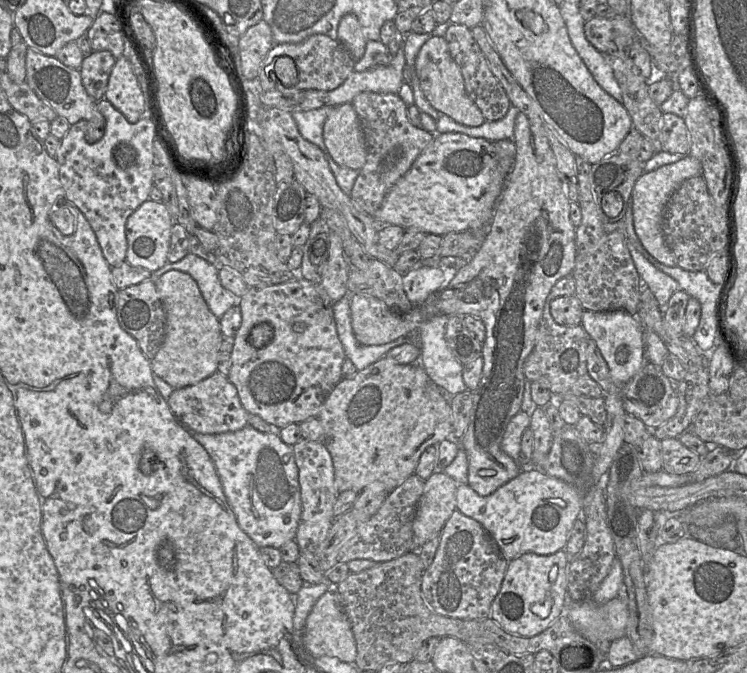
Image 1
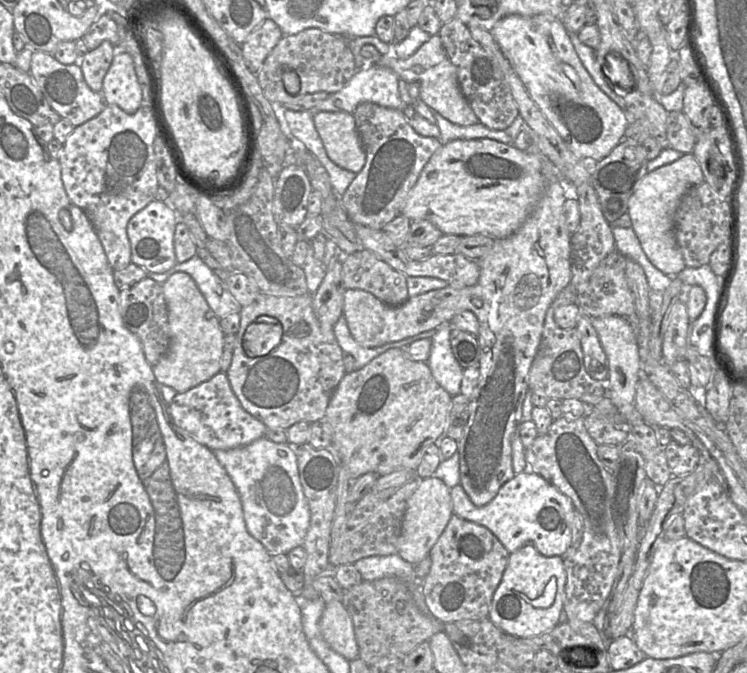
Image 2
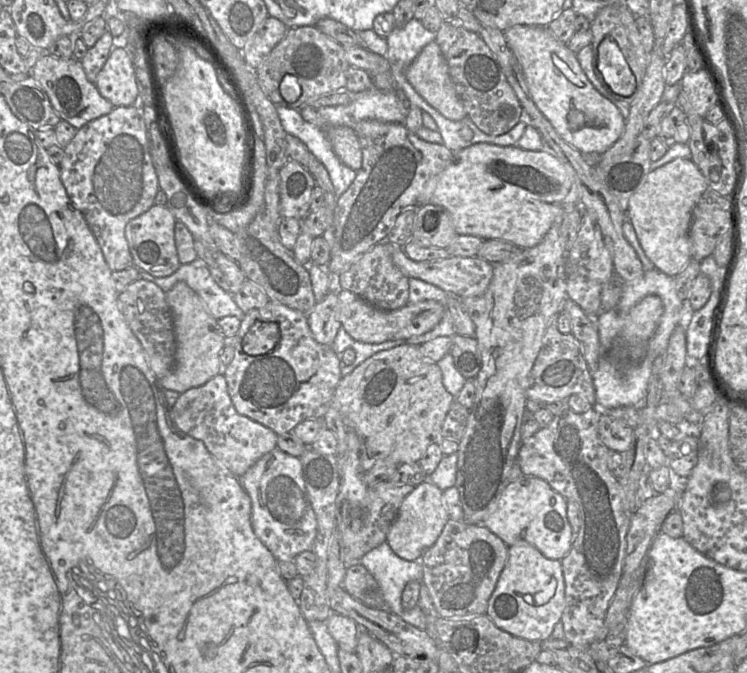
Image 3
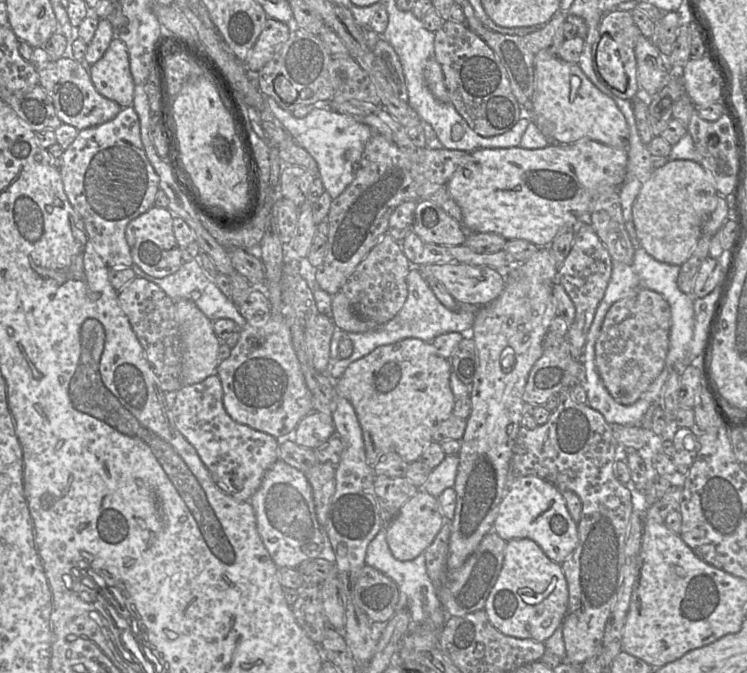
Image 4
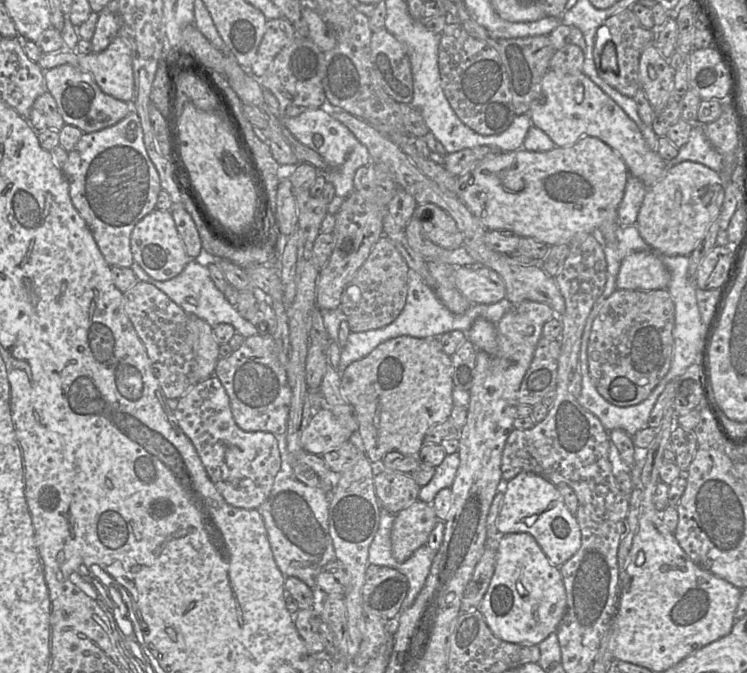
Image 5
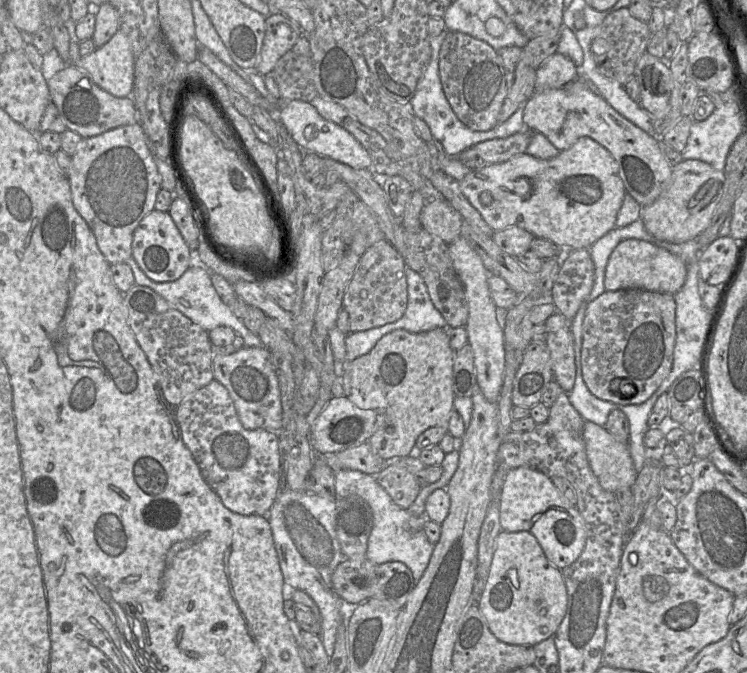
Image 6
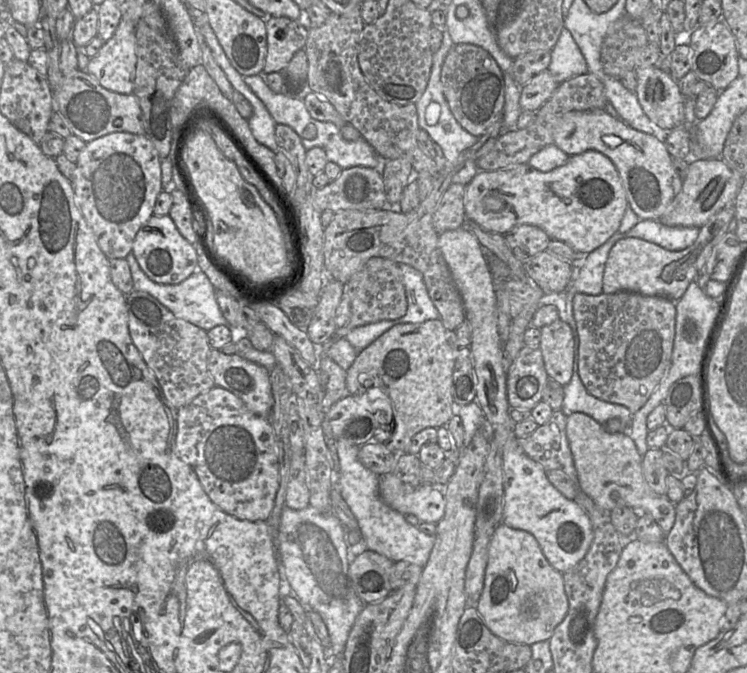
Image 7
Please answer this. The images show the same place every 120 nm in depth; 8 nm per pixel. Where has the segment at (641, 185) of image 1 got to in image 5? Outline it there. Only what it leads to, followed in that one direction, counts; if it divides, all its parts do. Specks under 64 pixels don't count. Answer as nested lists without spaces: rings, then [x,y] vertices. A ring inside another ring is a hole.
[[[684,161],[669,166],[663,177],[648,187],[636,220],[644,241],[656,252],[667,256],[688,256],[721,212],[726,184],[707,166]]]

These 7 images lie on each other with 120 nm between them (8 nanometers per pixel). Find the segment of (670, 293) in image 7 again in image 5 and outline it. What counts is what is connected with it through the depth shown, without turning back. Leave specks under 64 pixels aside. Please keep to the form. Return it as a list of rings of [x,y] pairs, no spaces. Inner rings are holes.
[[[637,251],[626,256],[620,265],[620,269],[616,278],[617,289],[625,290],[656,290],[667,288],[671,274],[667,267],[658,257],[659,252]]]

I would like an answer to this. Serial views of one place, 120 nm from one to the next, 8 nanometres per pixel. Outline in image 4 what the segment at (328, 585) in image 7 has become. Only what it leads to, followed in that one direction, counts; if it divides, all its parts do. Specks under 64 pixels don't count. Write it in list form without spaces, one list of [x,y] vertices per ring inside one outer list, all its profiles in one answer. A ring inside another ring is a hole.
[[[278,459],[267,471],[261,486],[249,502],[255,511],[258,533],[278,568],[297,568],[302,562],[322,554],[326,547],[327,534],[318,521],[312,487],[303,472]]]

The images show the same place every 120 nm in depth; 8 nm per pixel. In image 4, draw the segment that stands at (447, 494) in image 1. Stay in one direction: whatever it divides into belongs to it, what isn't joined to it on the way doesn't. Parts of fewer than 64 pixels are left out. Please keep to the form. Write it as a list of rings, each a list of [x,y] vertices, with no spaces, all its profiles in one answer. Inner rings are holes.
[[[422,489],[409,499],[399,510],[395,518],[385,523],[385,534],[388,547],[399,561],[410,561],[415,559],[433,542],[444,523],[437,499]]]

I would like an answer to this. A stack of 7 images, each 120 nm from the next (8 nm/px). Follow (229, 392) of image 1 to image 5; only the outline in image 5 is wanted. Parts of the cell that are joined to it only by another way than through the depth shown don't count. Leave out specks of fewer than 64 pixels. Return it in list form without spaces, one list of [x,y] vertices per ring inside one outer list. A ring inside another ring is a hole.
[[[215,375],[192,386],[178,399],[173,413],[223,499],[237,508],[258,509],[268,499],[276,475],[281,470],[282,462],[275,435],[239,428],[232,415],[228,394]]]

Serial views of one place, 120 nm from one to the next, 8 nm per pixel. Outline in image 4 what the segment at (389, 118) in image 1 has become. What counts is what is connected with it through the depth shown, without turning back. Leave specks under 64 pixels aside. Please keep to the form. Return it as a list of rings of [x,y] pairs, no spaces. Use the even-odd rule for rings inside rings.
[[[374,133],[362,153],[355,178],[332,200],[327,217],[327,252],[323,263],[316,270],[316,282],[319,287],[330,295],[339,292],[358,264],[388,232],[393,211],[404,202],[420,201],[420,184],[431,182],[447,185],[469,153],[471,152],[445,148],[432,150],[427,147],[416,147],[412,152],[403,152],[383,135]]]

